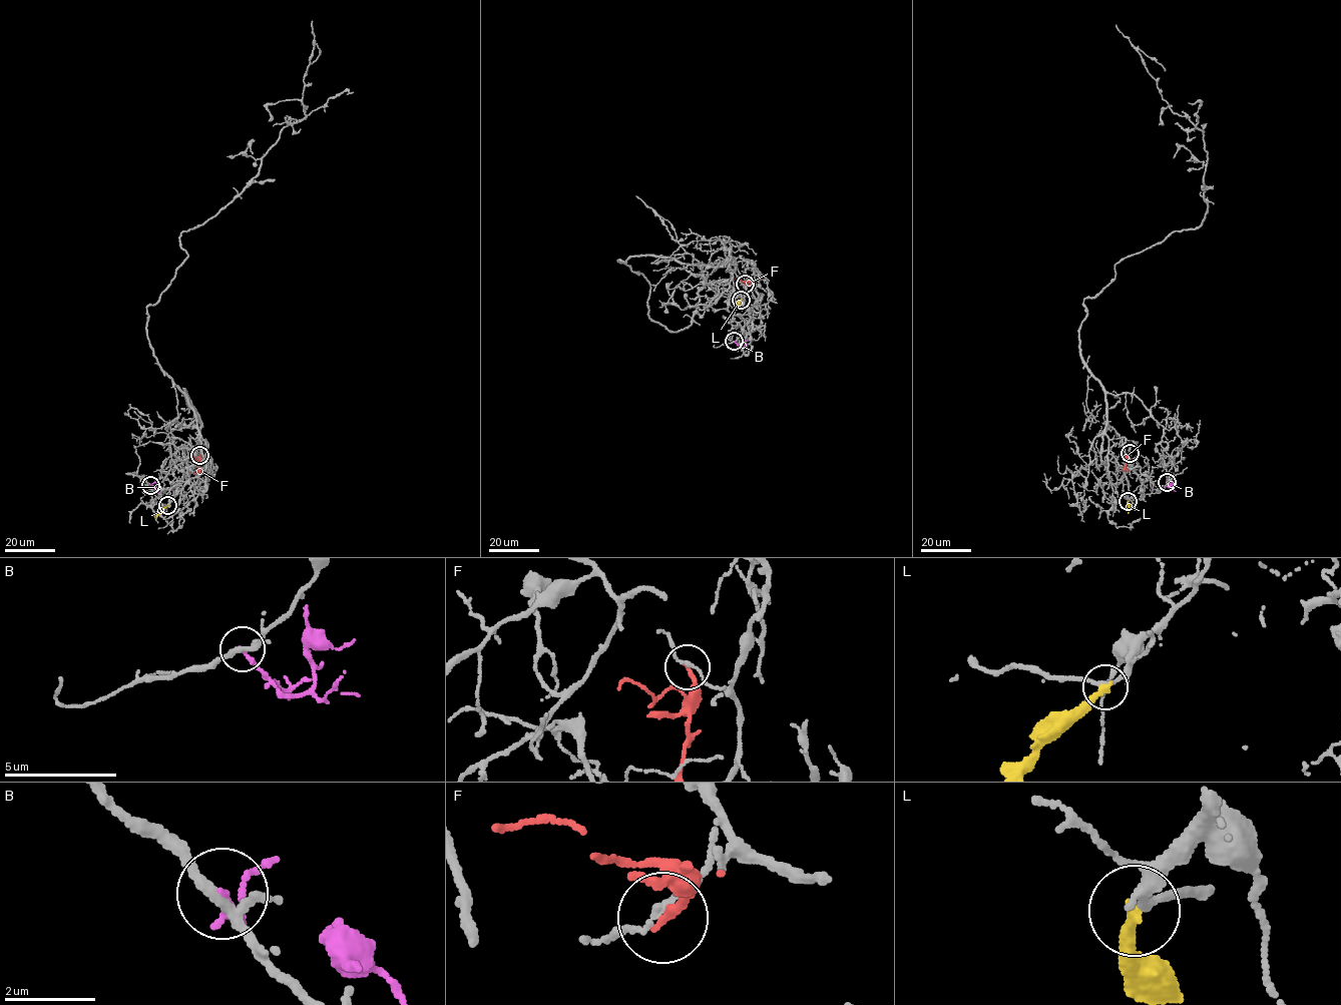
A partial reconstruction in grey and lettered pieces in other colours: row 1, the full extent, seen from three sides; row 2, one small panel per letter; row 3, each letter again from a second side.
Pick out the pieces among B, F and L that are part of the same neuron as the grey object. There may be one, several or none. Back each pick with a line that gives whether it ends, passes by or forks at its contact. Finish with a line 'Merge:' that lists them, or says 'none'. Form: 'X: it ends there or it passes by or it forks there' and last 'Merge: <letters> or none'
Merge: none

